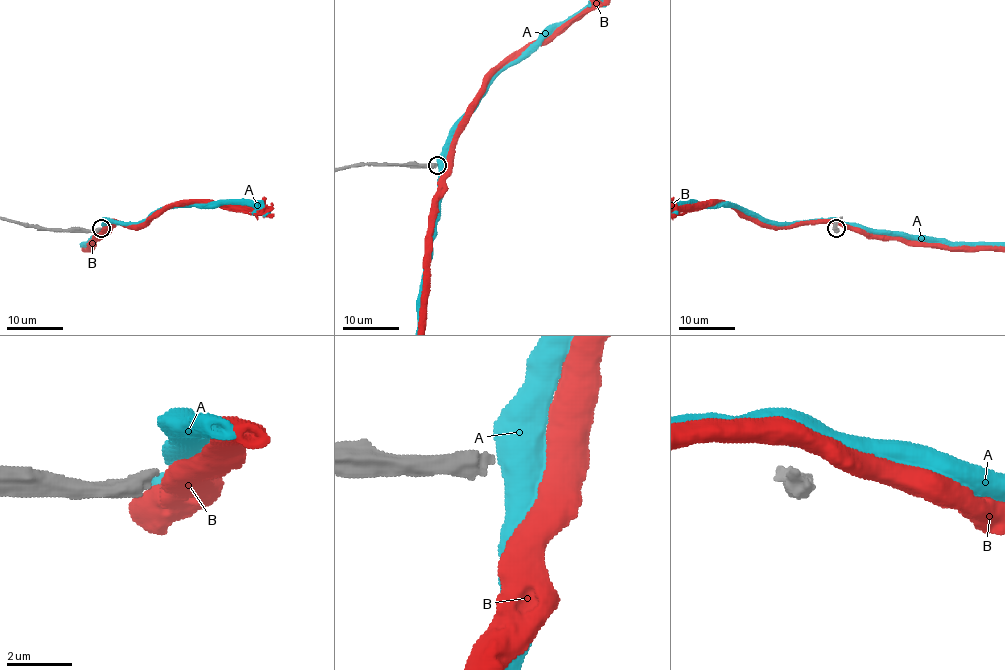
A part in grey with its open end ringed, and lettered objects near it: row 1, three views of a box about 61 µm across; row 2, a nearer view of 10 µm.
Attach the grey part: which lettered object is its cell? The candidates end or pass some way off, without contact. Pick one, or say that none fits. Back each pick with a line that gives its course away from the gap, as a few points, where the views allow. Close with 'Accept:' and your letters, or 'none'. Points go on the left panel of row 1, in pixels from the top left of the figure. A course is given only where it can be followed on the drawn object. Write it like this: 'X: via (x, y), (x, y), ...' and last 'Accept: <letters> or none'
Accept: none

